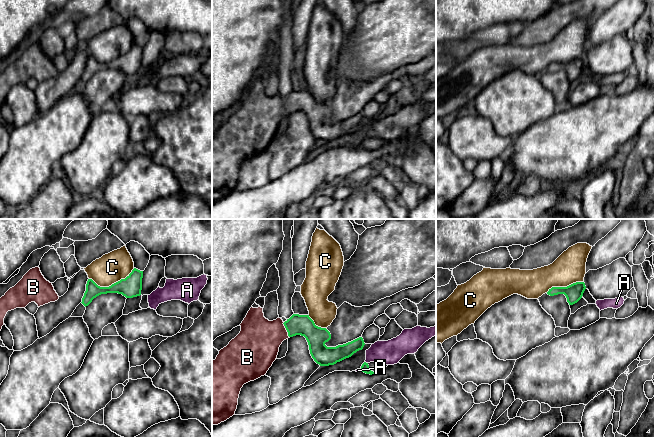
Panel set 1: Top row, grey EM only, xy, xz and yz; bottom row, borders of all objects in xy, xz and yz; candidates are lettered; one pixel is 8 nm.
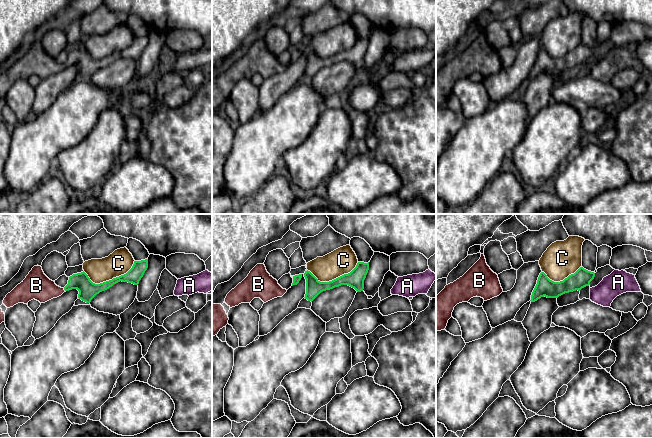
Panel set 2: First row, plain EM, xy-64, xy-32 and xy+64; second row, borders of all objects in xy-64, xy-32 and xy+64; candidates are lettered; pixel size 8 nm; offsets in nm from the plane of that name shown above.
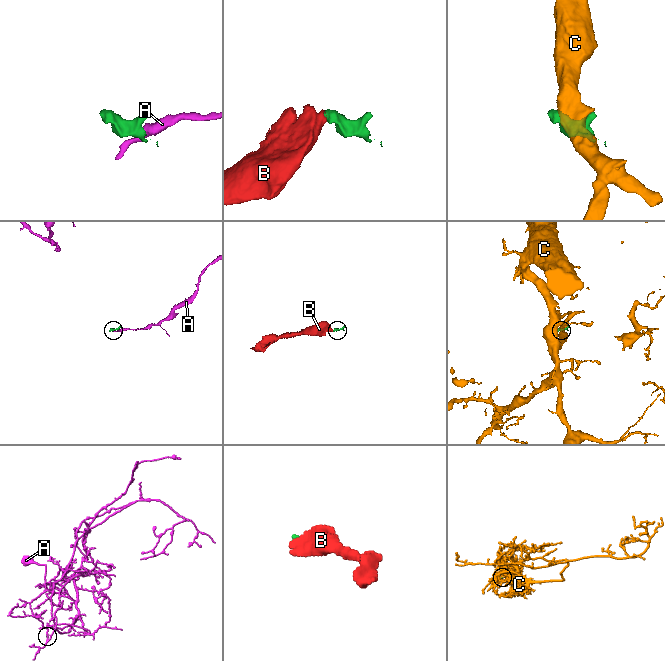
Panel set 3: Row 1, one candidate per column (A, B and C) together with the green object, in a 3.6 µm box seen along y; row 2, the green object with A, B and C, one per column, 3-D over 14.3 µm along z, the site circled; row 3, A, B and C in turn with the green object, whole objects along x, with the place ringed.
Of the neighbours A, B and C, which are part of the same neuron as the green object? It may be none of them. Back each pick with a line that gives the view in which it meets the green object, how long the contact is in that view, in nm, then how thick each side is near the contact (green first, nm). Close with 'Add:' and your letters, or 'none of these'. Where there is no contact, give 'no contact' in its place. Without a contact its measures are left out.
B: meets green in xz; contact 140 nm long; 170 nm thick on the green side, 340 nm on the other
Add: B

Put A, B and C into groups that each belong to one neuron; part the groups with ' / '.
A / B / C

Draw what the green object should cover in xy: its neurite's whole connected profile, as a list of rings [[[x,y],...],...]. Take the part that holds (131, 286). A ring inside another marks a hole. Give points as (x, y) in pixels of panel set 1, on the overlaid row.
[[[136,268],[125,278],[112,284],[109,287],[100,287],[92,279],[88,279],[86,291],[82,298],[82,304],[88,306],[94,298],[101,294],[118,293],[126,298],[133,298],[141,295],[143,271]]]

